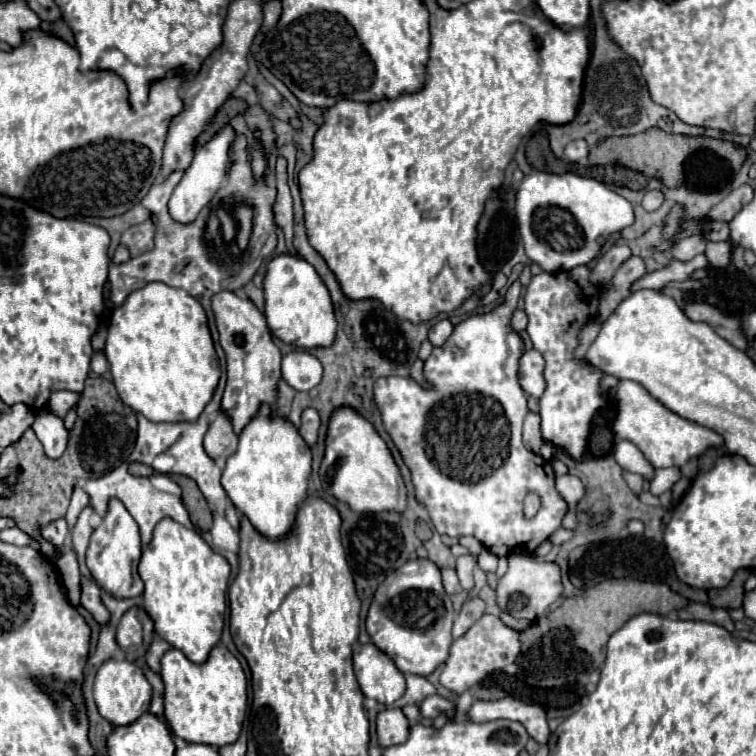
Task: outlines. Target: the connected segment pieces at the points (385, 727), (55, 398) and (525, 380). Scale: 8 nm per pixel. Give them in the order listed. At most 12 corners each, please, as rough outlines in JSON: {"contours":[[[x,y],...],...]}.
{"contours":[[[401,709],[377,717],[379,745],[407,741],[409,721]],[[53,391],[49,409],[65,417],[81,395],[73,391]],[[535,349],[519,359],[519,385],[533,397],[545,391],[543,361]]]}

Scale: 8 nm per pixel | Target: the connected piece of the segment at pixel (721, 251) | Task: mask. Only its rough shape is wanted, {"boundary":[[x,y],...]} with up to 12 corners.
{"boundary":[[711,243],[711,265],[729,265],[731,243]]}

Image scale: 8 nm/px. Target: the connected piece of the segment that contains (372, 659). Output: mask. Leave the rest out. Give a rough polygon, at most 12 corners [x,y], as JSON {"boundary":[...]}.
{"boundary":[[373,643],[355,645],[353,667],[365,697],[393,705],[405,677]]}

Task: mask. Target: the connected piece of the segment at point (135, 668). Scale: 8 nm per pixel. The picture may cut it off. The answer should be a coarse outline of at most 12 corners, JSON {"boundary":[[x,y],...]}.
{"boundary":[[109,659],[93,683],[99,713],[129,725],[149,711],[139,665]]}

